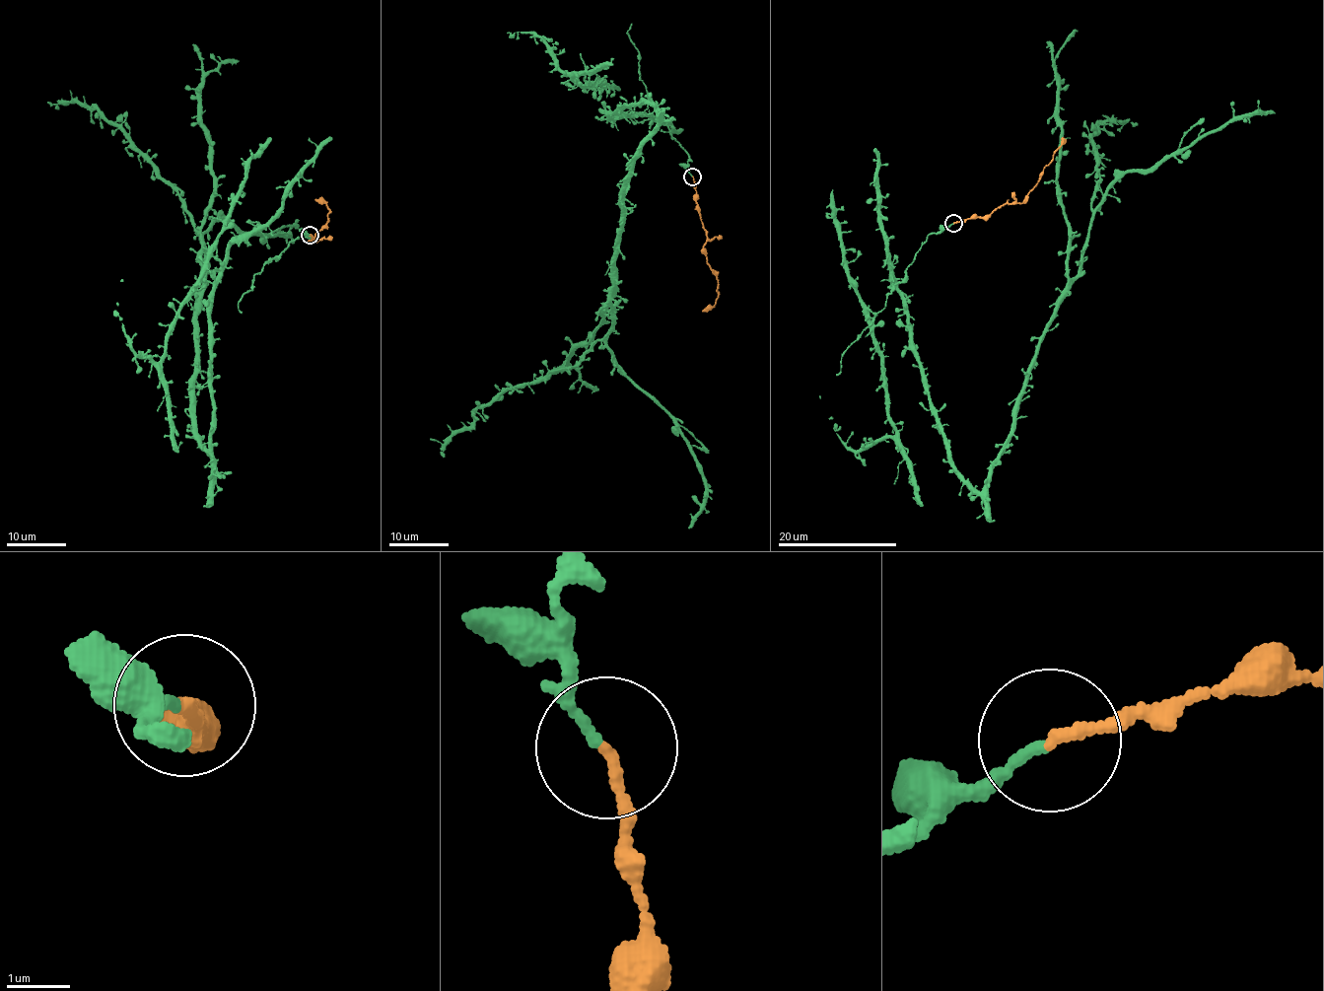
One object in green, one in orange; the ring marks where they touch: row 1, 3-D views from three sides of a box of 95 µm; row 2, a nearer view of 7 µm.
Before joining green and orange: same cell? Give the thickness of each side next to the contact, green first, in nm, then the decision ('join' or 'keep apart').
100 nm thick on the green side, 160 nm on the other; join

